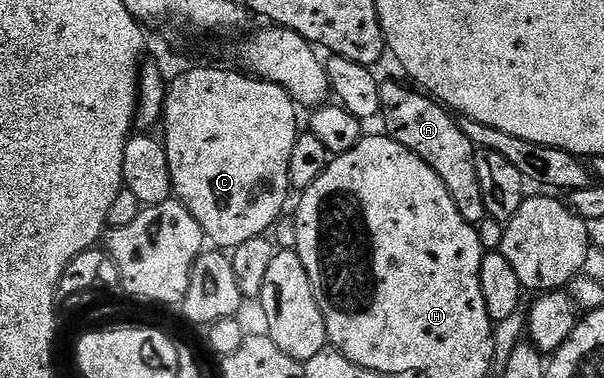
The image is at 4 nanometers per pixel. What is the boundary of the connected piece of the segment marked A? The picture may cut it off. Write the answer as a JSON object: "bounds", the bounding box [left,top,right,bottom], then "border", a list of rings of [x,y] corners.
{"bounds":[381,81,486,227],"border":[[[381,81],[381,117],[385,121],[384,132],[394,137],[407,151],[419,155],[439,179],[443,179],[443,187],[451,195],[455,207],[459,207],[459,215],[467,219],[474,227],[486,217],[483,207],[483,194],[479,188],[479,175],[475,175],[475,155],[477,149],[463,135],[461,122],[444,105],[432,97],[408,84],[400,85],[397,81]]]}

